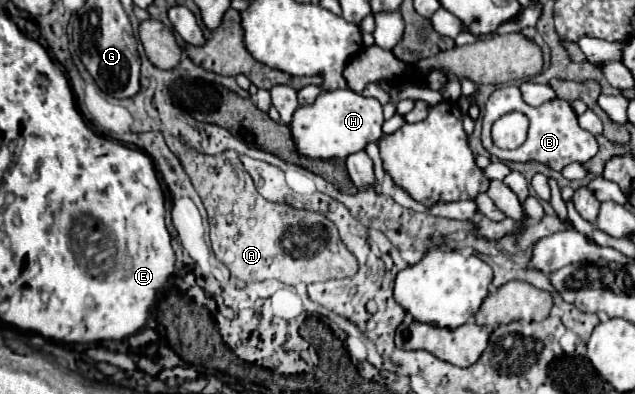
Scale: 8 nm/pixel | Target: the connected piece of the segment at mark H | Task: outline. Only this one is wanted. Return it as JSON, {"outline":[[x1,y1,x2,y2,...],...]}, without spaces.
{"outline":[[336,89,318,95,314,105,298,107,290,123,290,131,298,153,312,159,332,159,332,157,348,157,364,149,368,143,380,141,384,137,382,133,384,121,386,119,380,101,364,97,352,89]]}

